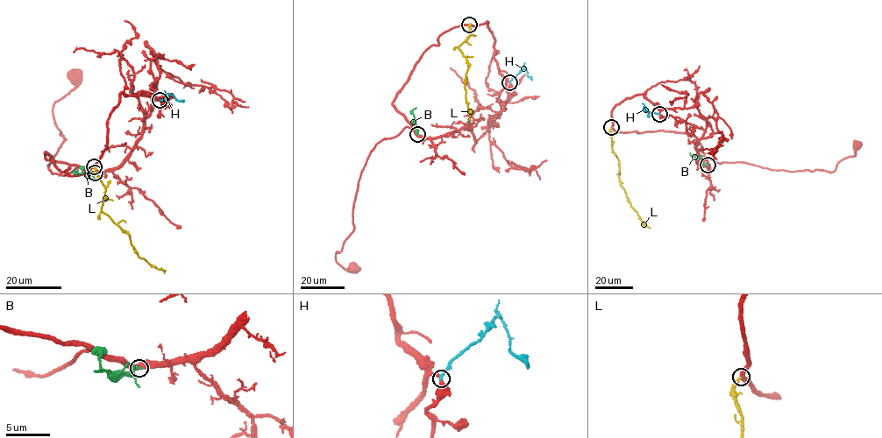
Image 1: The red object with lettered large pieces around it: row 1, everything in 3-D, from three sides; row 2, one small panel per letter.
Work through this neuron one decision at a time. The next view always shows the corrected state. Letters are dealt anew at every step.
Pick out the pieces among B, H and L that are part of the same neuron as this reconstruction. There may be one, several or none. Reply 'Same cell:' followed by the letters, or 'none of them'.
Same cell: none of them

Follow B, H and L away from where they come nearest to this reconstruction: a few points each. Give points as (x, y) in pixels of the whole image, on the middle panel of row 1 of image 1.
B: (418, 134), (412, 109), (416, 107)
H: (510, 82), (524, 67), (531, 80)
L: (469, 24), (471, 35), (458, 47), (469, 66), (464, 86), (468, 120)

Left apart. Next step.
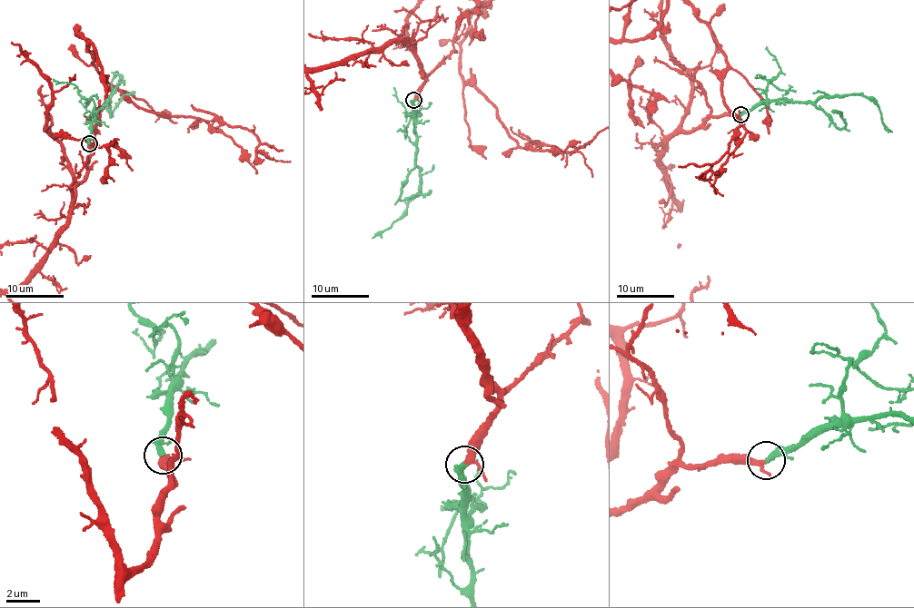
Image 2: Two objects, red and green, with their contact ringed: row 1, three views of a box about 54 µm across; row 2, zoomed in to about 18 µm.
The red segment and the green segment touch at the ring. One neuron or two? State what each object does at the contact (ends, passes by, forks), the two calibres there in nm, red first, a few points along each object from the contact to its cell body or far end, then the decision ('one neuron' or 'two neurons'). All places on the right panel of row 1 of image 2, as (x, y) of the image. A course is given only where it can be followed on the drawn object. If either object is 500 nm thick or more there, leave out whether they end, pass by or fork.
red passes by; green ends; calibres 260 and 360 nm; course green (740, 114), (782, 99), (814, 103), (824, 96), (858, 93), (874, 101), (881, 122), (892, 132); one neuron

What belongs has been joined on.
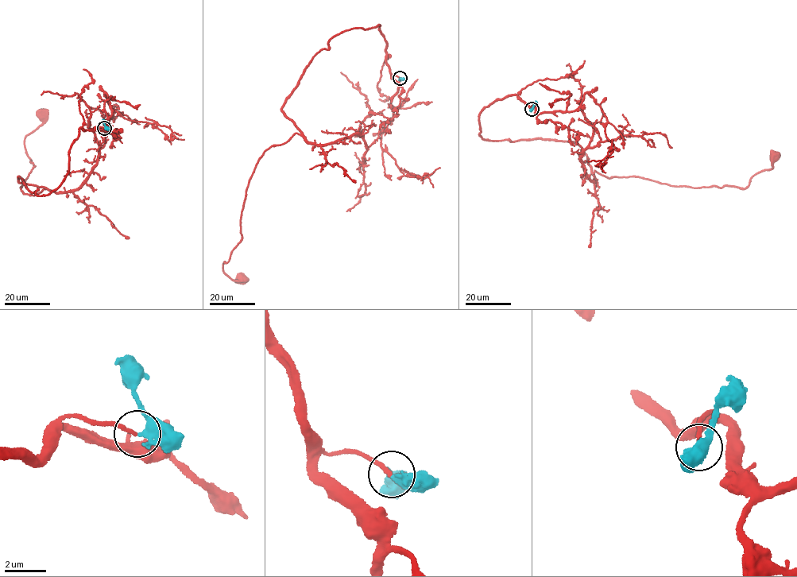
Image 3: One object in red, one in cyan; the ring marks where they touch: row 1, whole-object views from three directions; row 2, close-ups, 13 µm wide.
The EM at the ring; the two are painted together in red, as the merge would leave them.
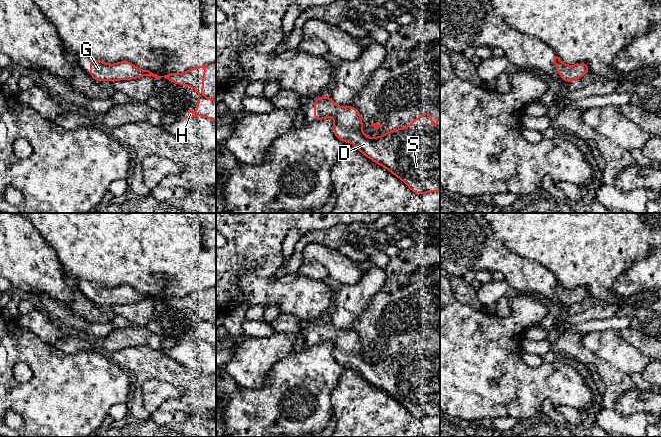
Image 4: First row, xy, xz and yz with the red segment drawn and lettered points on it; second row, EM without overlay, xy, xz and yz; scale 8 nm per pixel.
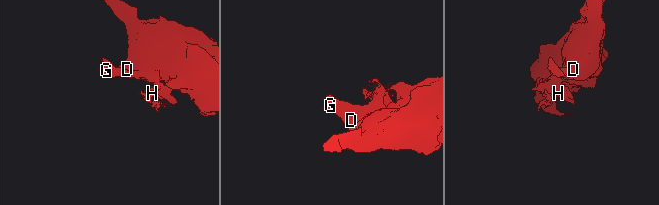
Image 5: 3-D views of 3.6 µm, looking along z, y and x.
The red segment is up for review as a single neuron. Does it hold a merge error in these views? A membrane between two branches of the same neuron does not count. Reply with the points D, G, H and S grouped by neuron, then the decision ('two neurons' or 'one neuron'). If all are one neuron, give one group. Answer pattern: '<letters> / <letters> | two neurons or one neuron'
D G H S | one neuron

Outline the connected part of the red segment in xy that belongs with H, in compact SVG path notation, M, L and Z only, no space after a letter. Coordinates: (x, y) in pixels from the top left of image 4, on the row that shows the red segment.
M90 58L90 77L97 82L116 80L133 80L143 76L152 76L155 79L166 78L168 81L193 88L198 91L198 103L196 113L188 110L188 116L183 119L191 117L203 116L212 121L216 121L216 100L203 95L204 76L208 65L202 65L187 70L184 73L169 73L164 76L158 76L149 70L143 70L136 67L130 61L120 61L114 64L107 64L106 62Z

